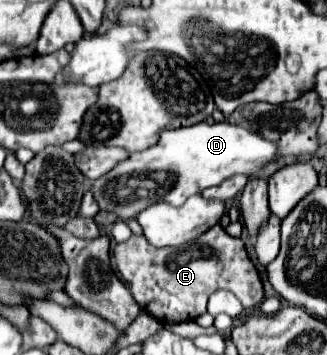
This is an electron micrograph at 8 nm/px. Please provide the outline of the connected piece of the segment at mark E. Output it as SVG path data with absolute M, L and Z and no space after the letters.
M221 224L181 248L153 248L145 236L133 234L127 242L115 246L113 256L117 272L135 302L163 324L189 322L205 314L207 300L215 290L233 292L245 308L253 308L263 300L259 272L249 260L243 240L229 236Z

